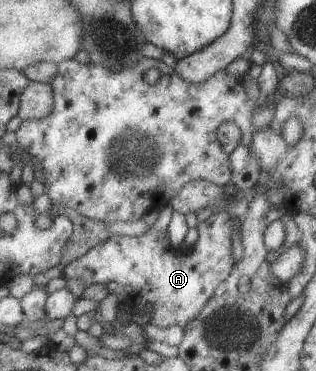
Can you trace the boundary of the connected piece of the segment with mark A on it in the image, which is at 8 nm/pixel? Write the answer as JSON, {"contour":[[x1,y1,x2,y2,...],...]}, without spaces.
{"contour":[[170,204,160,209,156,222,141,236,112,235,86,255,67,263,63,268,63,277,67,280,82,280,87,286,95,283,105,285,108,295,114,294,133,310,136,307,148,307,151,311,150,323,156,327,179,325,185,333,201,315,217,285,233,269,233,219,227,211,210,214,196,227,197,242,186,251,181,251,172,246,166,232,172,221,172,211,175,209]]}

